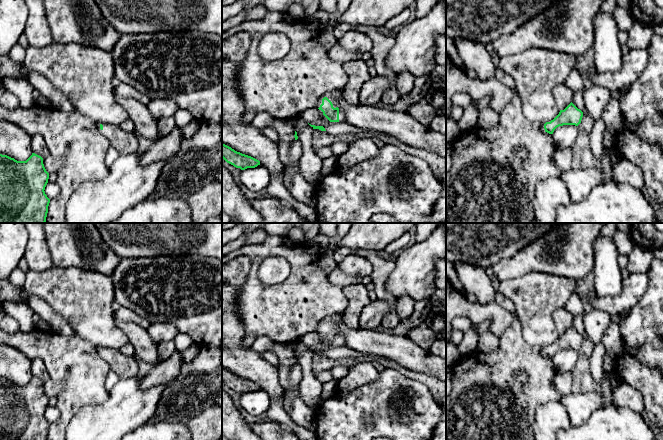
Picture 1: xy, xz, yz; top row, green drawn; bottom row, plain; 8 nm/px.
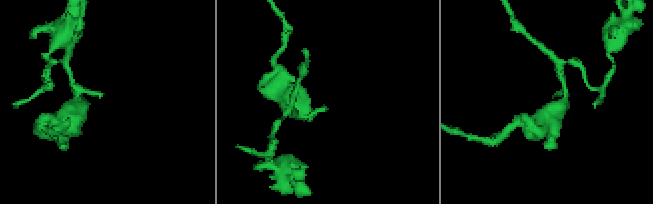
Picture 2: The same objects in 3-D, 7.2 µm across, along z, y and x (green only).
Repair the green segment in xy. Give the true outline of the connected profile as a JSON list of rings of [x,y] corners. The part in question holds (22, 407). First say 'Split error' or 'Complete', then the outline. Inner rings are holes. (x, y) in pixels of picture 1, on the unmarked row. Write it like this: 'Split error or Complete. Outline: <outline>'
Complete. Outline: [[[35,377],[26,385],[0,378],[0,440],[47,440],[50,423],[45,418],[49,397]]]

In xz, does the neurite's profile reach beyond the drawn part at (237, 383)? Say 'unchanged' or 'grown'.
unchanged

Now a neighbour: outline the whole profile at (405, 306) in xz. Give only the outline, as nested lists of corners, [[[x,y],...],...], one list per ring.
[[[404,295],[398,298],[396,312],[400,321],[408,318],[414,311],[415,300],[410,296]]]

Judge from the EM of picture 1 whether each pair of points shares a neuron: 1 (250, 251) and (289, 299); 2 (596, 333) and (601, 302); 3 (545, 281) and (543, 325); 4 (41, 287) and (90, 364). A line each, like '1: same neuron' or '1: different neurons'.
1: same neuron
2: different neurons
3: same neuron
4: different neurons

